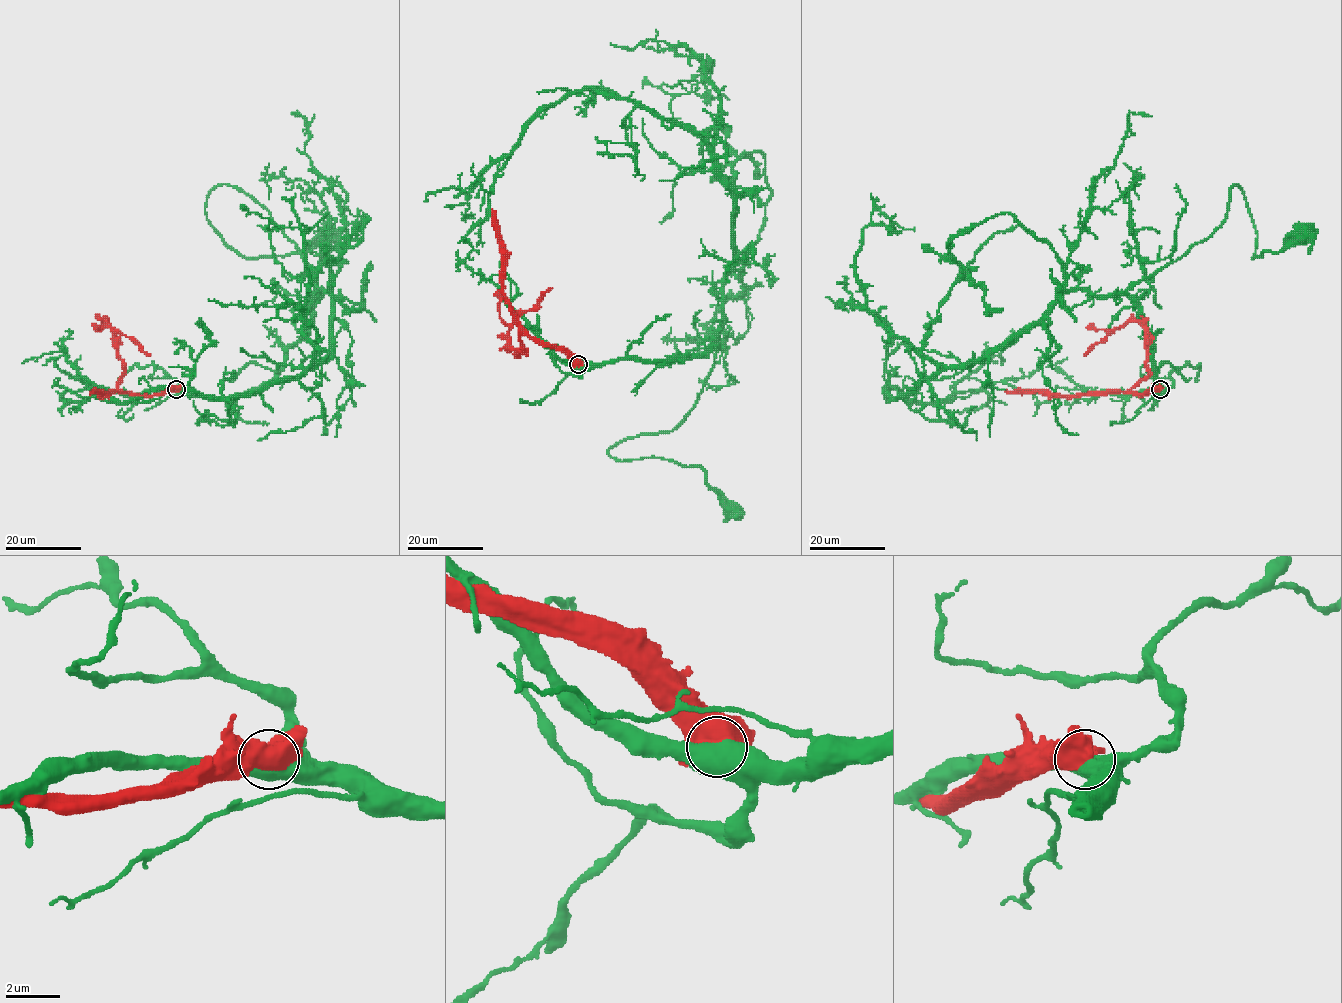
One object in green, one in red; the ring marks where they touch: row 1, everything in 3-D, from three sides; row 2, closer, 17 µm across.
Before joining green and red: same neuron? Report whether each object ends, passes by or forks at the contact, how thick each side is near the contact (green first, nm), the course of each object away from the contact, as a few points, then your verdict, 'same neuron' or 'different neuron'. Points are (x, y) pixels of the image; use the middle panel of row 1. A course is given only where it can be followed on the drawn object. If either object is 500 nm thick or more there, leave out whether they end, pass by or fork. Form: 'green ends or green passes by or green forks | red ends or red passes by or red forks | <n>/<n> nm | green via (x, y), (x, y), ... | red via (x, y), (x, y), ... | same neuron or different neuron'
550/700 nm | green via (578, 365), (700, 357), (718, 331), (695, 407), (673, 430), (607, 451), (700, 467), (731, 511) | red via (578, 365), (560, 350), (521, 333), (519, 345), (525, 352), (509, 345), (511, 324), (552, 288) | different neuron

